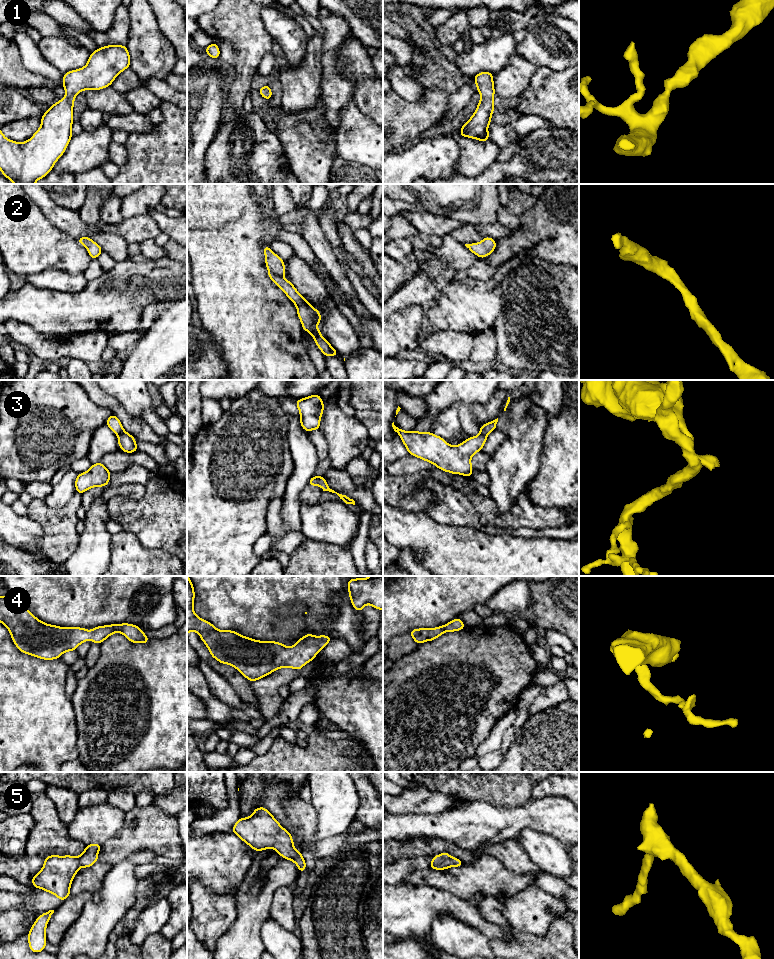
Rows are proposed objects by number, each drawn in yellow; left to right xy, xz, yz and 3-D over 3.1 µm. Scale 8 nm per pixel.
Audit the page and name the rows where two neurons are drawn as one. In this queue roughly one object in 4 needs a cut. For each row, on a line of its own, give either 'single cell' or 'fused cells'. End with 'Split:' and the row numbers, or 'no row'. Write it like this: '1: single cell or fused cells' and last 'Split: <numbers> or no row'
1: single cell
2: single cell
3: fused cells
4: single cell
5: single cell
Split: 3

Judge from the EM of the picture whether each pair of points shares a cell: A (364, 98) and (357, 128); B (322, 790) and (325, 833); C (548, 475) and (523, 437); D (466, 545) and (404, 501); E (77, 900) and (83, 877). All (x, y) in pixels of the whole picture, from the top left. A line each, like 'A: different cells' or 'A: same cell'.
A: different cells
B: same cell
C: different cells
D: different cells
E: different cells

